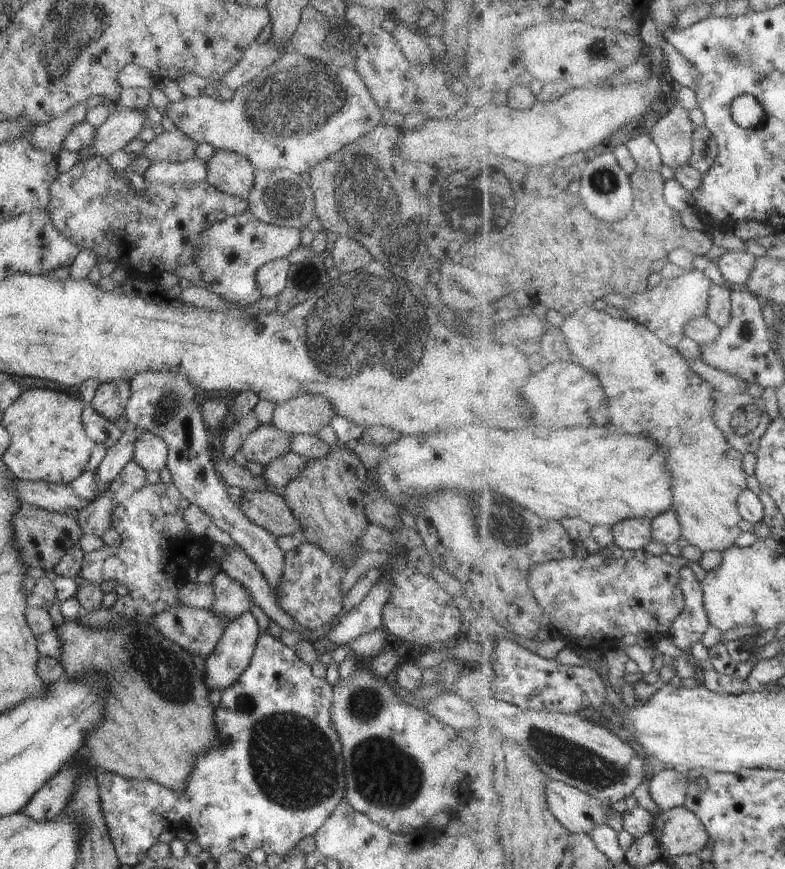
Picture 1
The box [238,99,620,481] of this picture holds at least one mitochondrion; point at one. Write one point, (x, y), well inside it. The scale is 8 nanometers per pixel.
(337, 334)

